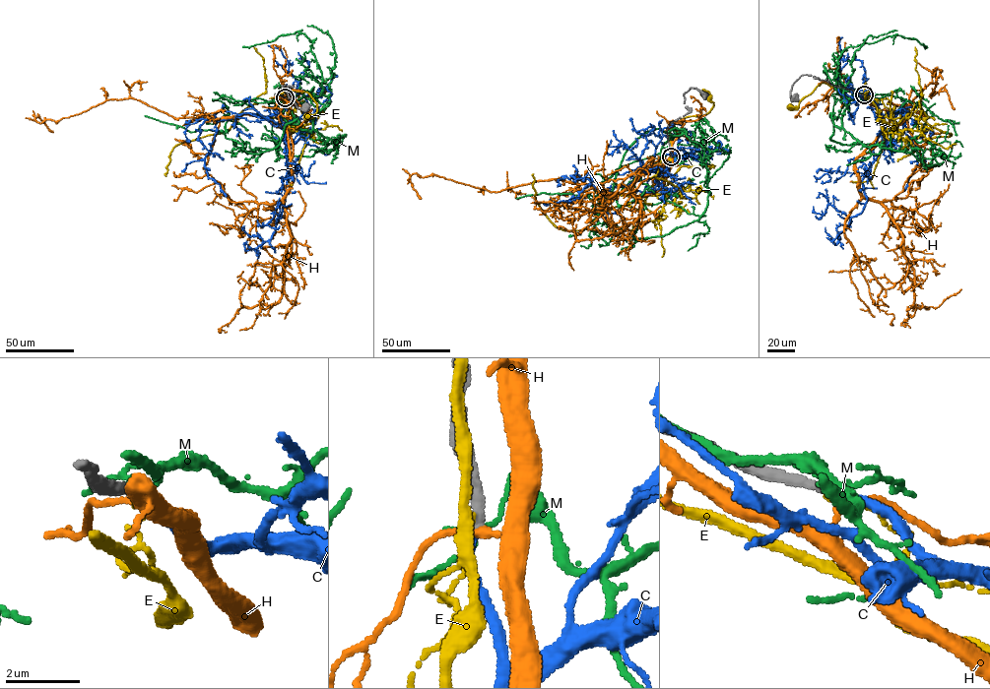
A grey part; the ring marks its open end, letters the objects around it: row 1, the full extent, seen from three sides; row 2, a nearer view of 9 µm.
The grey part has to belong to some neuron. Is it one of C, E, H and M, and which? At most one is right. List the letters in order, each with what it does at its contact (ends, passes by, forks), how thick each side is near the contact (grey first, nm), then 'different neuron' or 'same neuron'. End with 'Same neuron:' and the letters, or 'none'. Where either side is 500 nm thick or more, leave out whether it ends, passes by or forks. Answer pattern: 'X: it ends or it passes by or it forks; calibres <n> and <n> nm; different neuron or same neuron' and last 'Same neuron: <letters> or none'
C: it ends; calibres 280 and 240 nm; same neuron
E: it ends; calibres 300 and 110 nm; different neuron
H: it passes by; calibres 280 and 180 nm; different neuron
M: it passes by; calibres 280 and 130 nm; different neuron
Same neuron: C

